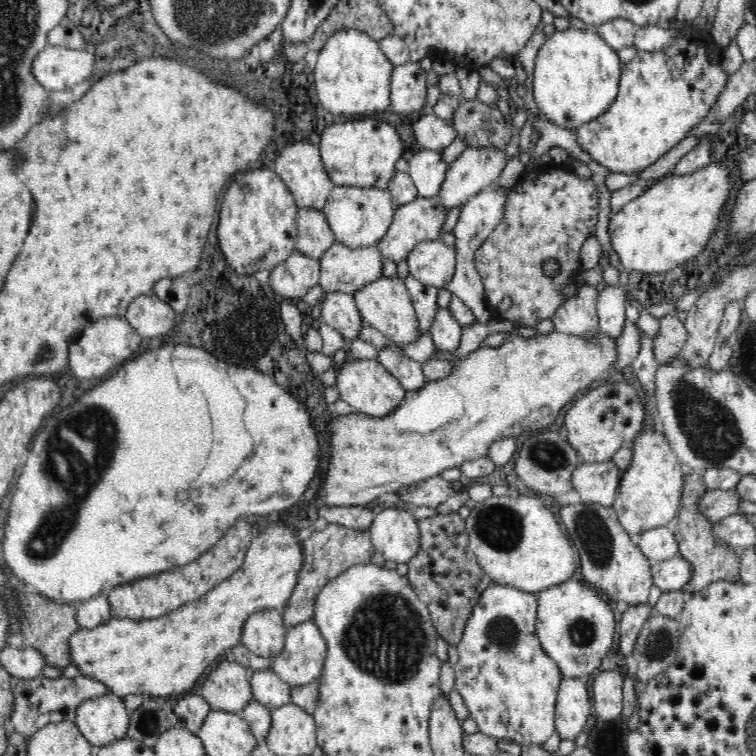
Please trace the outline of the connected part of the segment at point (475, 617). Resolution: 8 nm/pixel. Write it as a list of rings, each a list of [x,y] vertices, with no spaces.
[[[500,584],[490,586],[478,599],[467,620],[461,641],[457,644],[458,662],[453,665],[458,690],[468,708],[469,718],[476,721],[478,732],[487,736],[507,738],[519,745],[543,744],[555,734],[555,704],[562,672],[543,652],[535,634],[537,595]]]

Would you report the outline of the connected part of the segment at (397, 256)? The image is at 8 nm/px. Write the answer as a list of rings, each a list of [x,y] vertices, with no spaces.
[[[419,196],[414,202],[396,207],[394,220],[391,221],[387,228],[386,236],[376,245],[379,255],[384,261],[402,262],[406,260],[411,249],[420,241],[441,240],[440,230],[445,223],[447,211],[439,203],[439,197],[423,198]]]

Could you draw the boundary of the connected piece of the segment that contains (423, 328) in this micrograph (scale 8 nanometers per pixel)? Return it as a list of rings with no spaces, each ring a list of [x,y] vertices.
[[[410,274],[406,276],[403,281],[410,293],[414,311],[416,311],[419,334],[426,334],[428,330],[431,330],[434,318],[437,314],[436,298],[439,289],[435,286],[418,282],[418,280]]]

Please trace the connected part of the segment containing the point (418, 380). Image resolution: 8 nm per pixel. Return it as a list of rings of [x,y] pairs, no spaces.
[[[396,345],[378,348],[378,360],[398,380],[402,388],[405,388],[405,392],[420,390],[428,381],[423,373],[422,365],[403,355]]]

